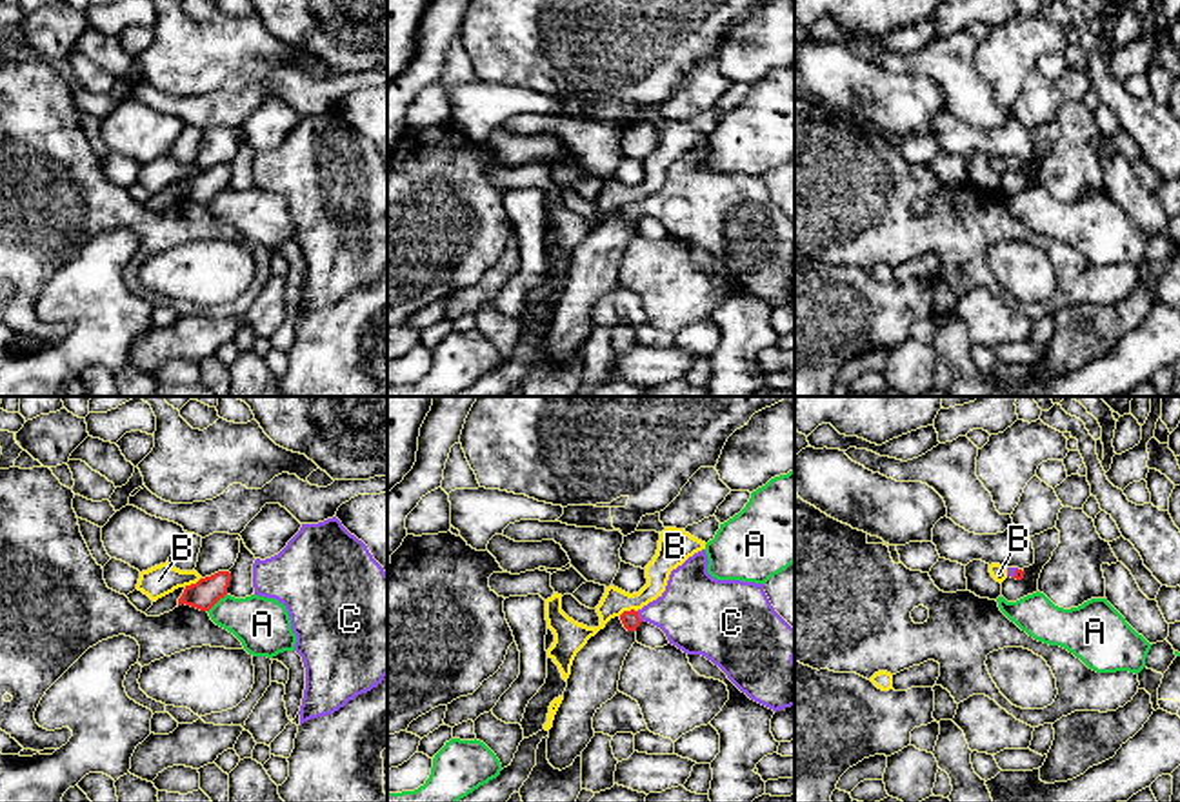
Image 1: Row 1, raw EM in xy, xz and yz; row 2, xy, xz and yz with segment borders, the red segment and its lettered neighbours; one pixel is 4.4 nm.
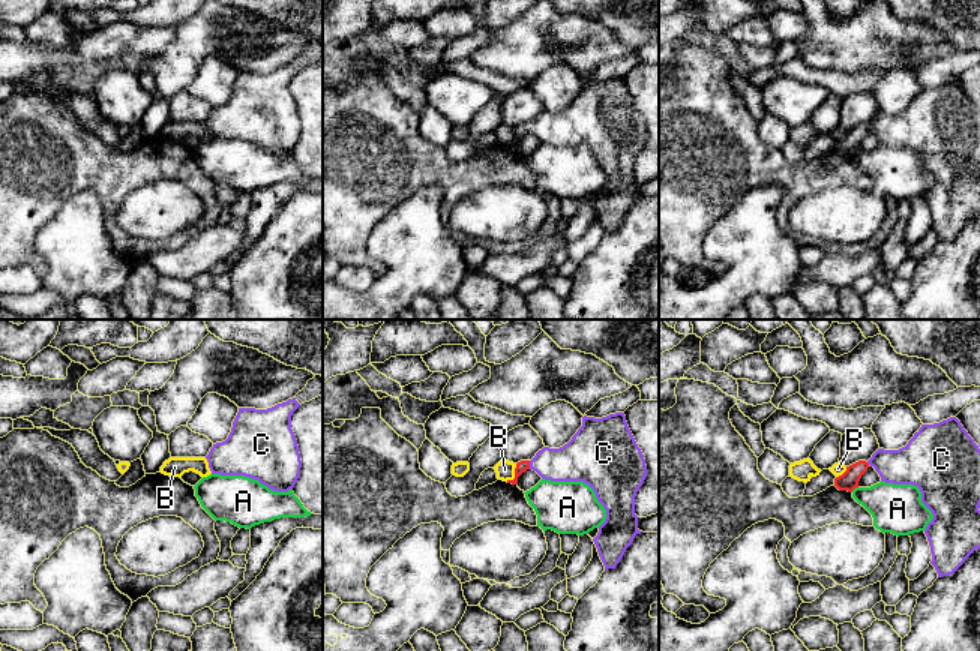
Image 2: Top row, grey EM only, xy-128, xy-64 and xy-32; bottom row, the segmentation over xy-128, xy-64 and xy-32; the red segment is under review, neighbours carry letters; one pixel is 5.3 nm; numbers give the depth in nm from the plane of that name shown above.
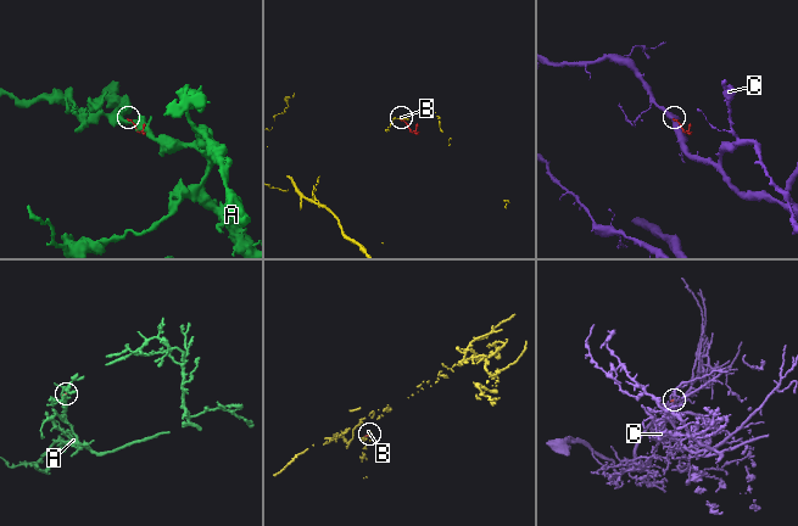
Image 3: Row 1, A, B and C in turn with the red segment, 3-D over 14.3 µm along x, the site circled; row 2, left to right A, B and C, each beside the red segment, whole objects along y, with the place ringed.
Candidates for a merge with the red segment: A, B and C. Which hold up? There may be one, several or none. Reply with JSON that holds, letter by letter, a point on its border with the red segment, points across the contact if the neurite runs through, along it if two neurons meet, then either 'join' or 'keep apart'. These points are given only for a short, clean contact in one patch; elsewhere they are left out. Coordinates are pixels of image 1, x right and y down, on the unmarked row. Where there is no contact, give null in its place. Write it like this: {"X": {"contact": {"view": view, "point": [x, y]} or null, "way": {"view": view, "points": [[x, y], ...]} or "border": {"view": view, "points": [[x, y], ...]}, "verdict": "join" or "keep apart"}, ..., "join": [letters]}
{"A": {"contact": {"view": "xy", "point": [217, 193]}, "verdict": "keep apart"}, "B": {"contact": {"view": "xz", "point": [628, 204]}, "border": {"view": "xz", "points": [[637, 202], [626, 202], [619, 208]]}, "verdict": "keep apart"}, "C": {"contact": {"view": "xz", "point": [639, 210]}, "way": {"view": "xz", "points": [[630, 211], [639, 210], [648, 206], [695, 204]]}, "verdict": "join"}, "join": ["C"]}

